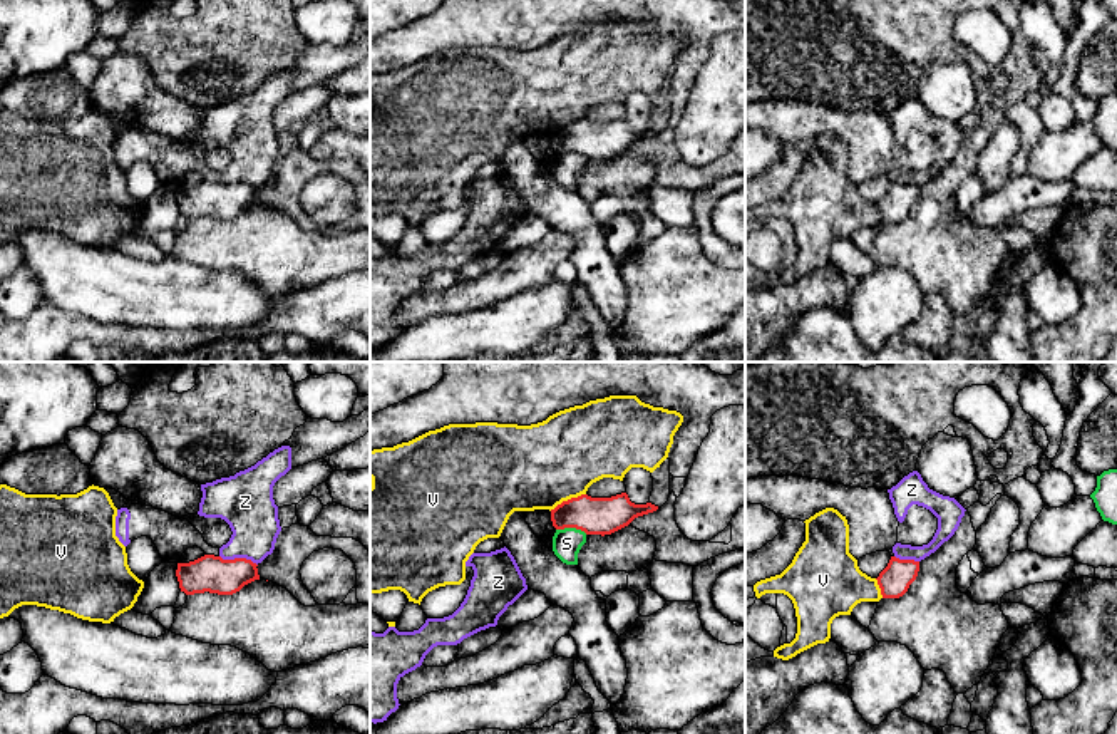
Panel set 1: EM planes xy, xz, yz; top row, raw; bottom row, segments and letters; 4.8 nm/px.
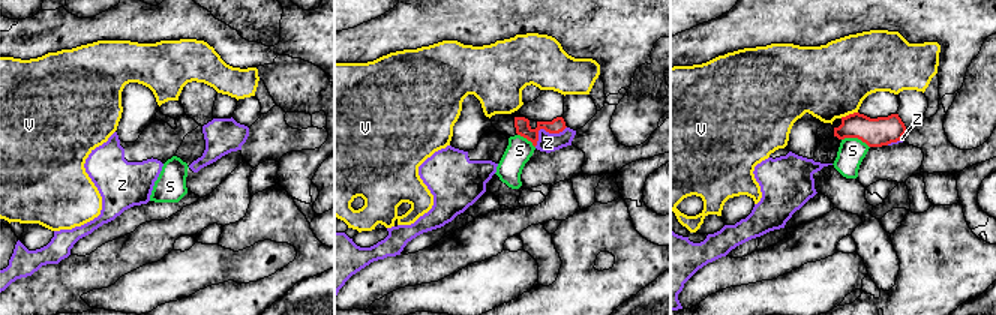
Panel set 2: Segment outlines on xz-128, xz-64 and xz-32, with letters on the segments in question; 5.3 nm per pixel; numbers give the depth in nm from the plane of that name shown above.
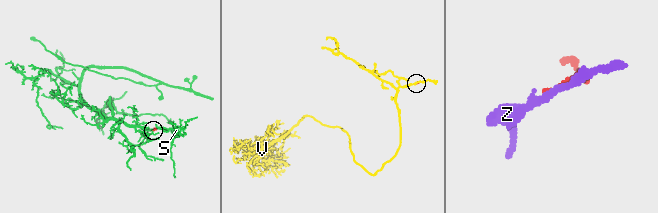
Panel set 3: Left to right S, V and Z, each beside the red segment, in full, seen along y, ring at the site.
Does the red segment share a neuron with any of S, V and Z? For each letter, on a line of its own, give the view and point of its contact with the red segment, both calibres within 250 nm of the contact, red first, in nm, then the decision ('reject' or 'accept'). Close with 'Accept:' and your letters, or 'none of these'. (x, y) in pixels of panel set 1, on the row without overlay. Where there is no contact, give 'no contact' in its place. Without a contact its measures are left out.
S: xz (571, 151) | 180/140 nm | reject
V: xz (568, 124) | 180/400 nm | reject
Z: xy (238, 183) | 180/240 nm | reject
Accept: none of these

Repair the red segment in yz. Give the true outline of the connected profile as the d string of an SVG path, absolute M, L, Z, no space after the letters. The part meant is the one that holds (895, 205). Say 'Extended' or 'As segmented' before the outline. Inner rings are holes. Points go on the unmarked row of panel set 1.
As segmented. M891 181L888 191L876 203L883 223L903 221L909 209L916 204L918 196L919 186Z

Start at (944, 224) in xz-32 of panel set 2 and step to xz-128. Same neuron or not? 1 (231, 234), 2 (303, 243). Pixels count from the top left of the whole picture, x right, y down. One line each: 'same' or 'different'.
1: same
2: same

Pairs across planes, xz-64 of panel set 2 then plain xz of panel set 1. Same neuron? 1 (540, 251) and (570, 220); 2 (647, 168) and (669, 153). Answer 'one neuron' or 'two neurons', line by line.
1: one neuron
2: two neurons

